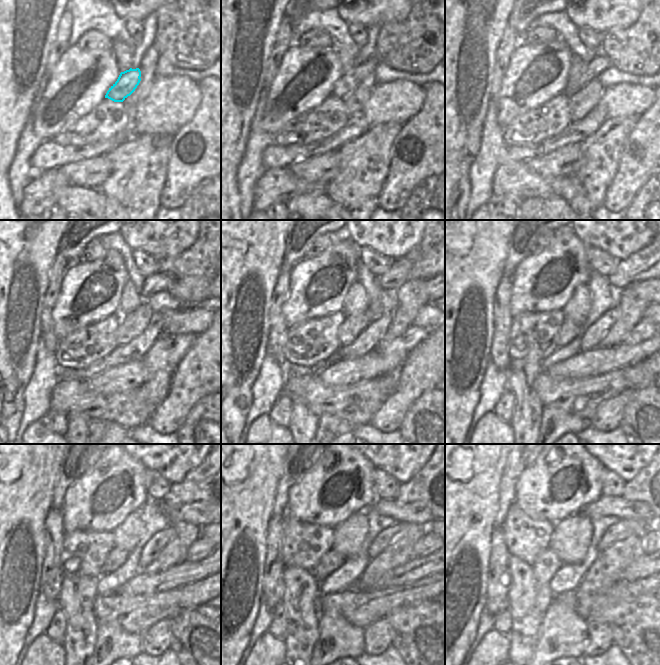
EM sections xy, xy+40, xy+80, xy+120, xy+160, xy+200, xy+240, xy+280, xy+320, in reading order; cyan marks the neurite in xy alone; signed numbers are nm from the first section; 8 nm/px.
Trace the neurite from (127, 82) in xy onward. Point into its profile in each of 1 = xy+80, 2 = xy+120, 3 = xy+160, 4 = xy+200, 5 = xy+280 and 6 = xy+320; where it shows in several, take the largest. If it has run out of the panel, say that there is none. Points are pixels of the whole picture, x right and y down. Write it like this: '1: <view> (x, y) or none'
1: xy+80 (593, 68)
2: xy+120 (158, 282)
3: xy+160 (404, 269)
4: xy+200 (648, 262)
5: xy+280 (424, 486)
6: xy+320 (648, 486)

